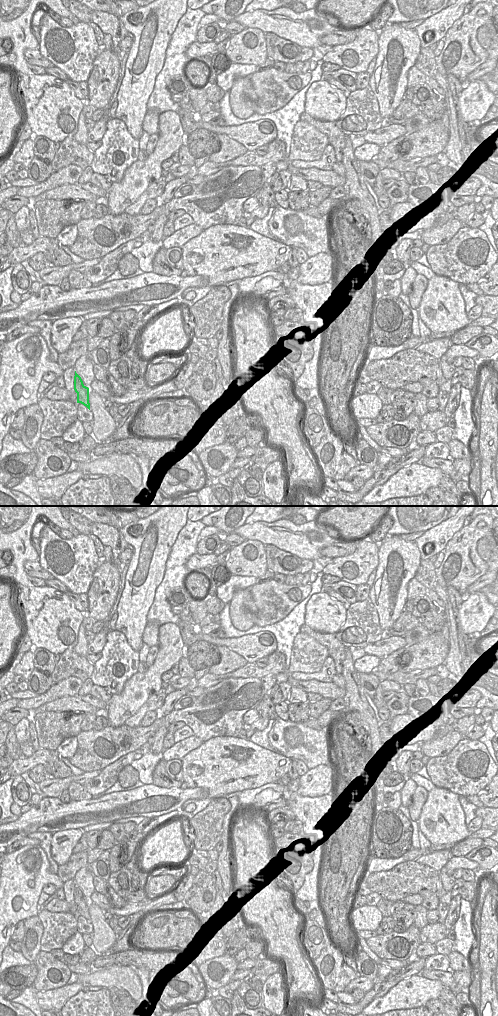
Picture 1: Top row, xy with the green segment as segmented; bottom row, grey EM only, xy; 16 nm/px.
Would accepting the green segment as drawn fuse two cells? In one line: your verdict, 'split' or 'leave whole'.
leave whole

